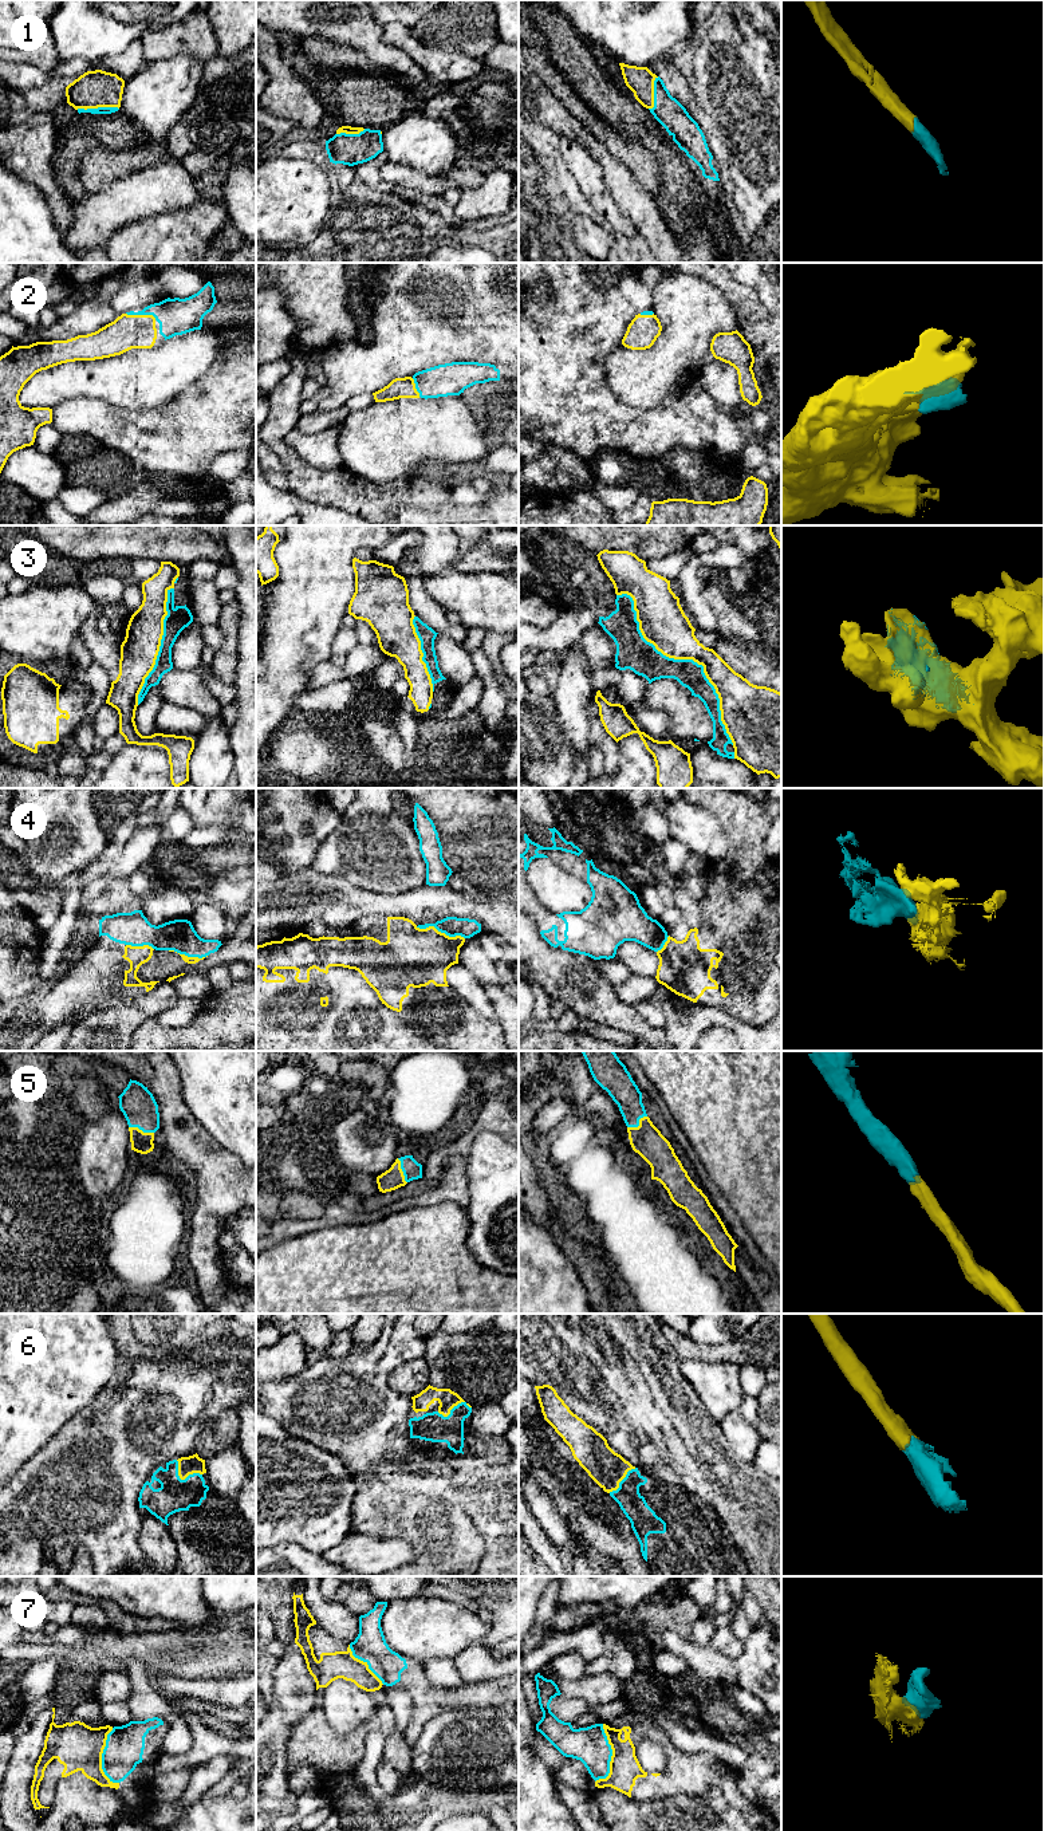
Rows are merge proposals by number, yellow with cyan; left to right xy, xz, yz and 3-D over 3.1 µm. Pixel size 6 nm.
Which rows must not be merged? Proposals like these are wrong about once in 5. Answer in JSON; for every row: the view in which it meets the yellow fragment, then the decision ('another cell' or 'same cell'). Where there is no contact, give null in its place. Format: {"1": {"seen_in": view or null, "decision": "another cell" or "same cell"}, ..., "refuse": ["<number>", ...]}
{"1": {"seen_in": "xy", "decision": "same cell"}, "2": {"seen_in": "xy", "decision": "same cell"}, "3": {"seen_in": "yz", "decision": "another cell"}, "4": {"seen_in": "xz", "decision": "same cell"}, "5": {"seen_in": "xy", "decision": "same cell"}, "6": {"seen_in": "xy", "decision": "same cell"}, "7": {"seen_in": "yz", "decision": "same cell"}, "refuse": ["3"]}

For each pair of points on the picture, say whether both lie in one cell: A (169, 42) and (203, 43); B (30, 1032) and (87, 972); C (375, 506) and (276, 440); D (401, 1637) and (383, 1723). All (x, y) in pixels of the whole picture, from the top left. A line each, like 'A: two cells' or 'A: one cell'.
A: one cell
B: one cell
C: one cell
D: two cells

